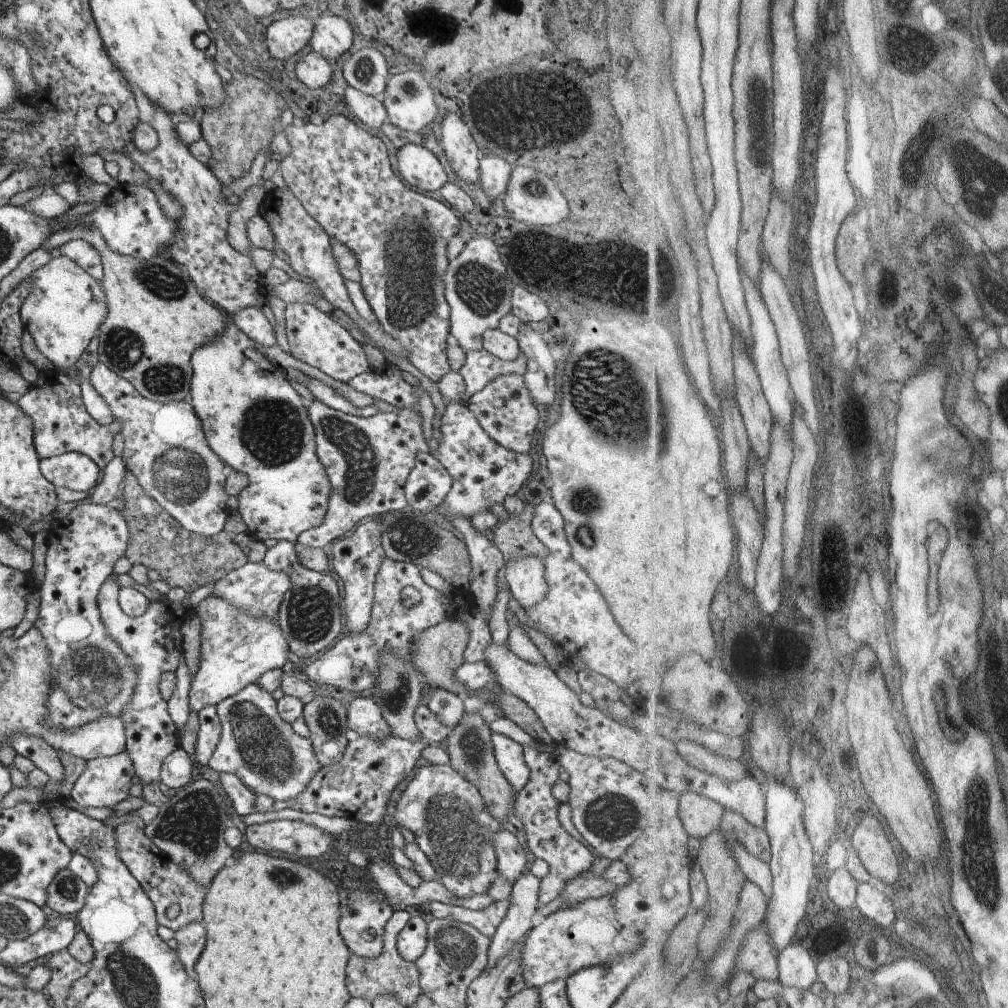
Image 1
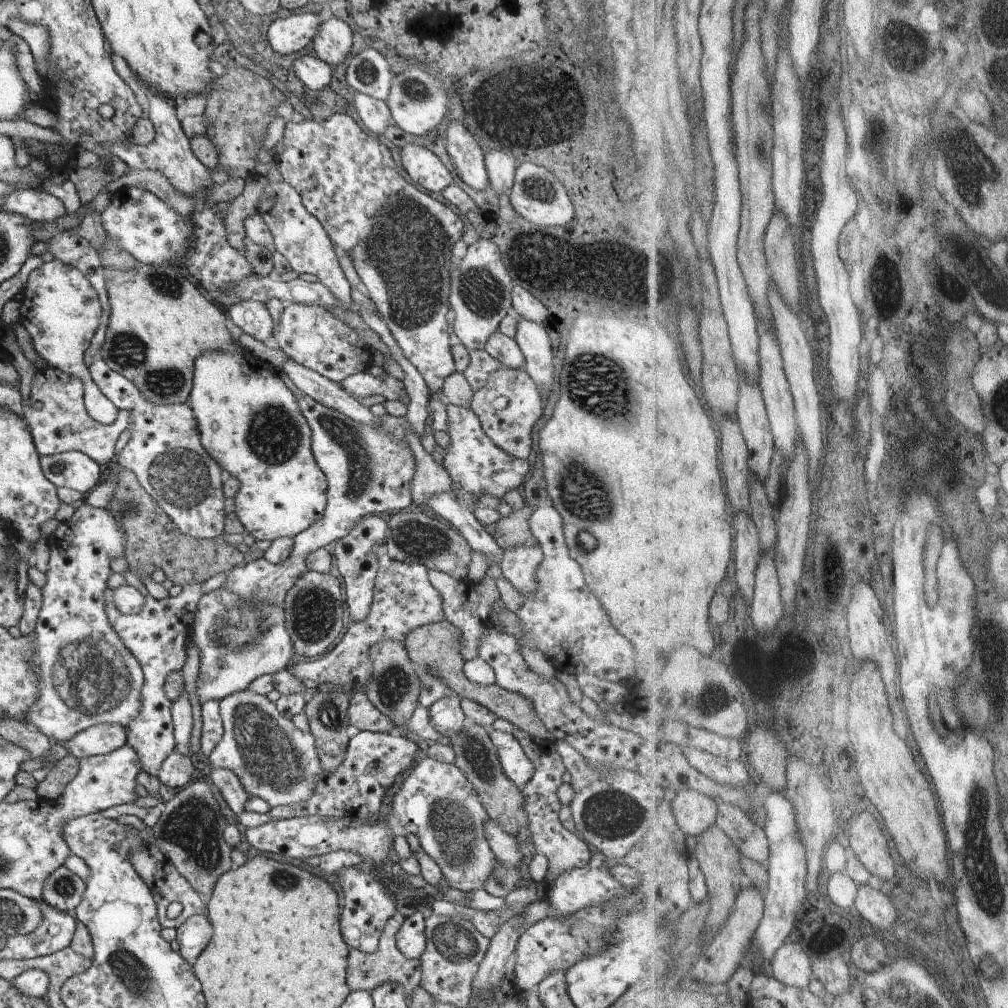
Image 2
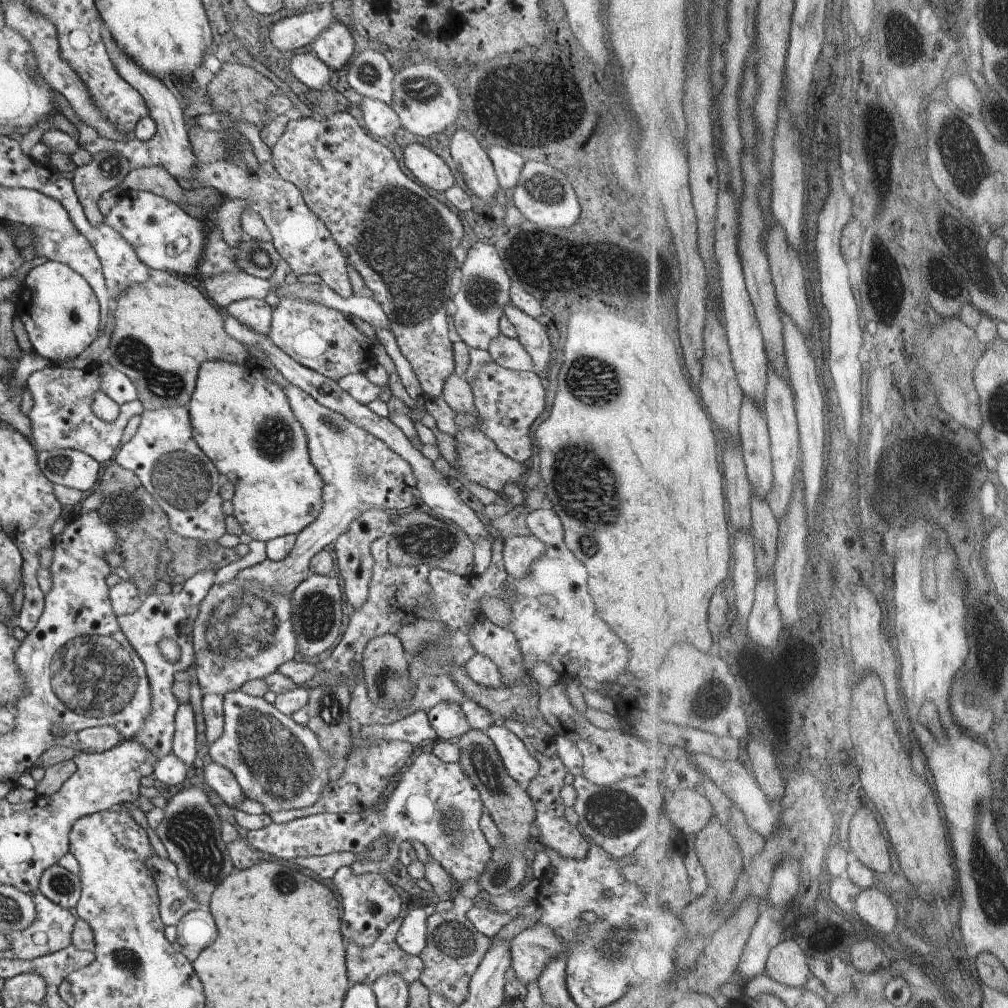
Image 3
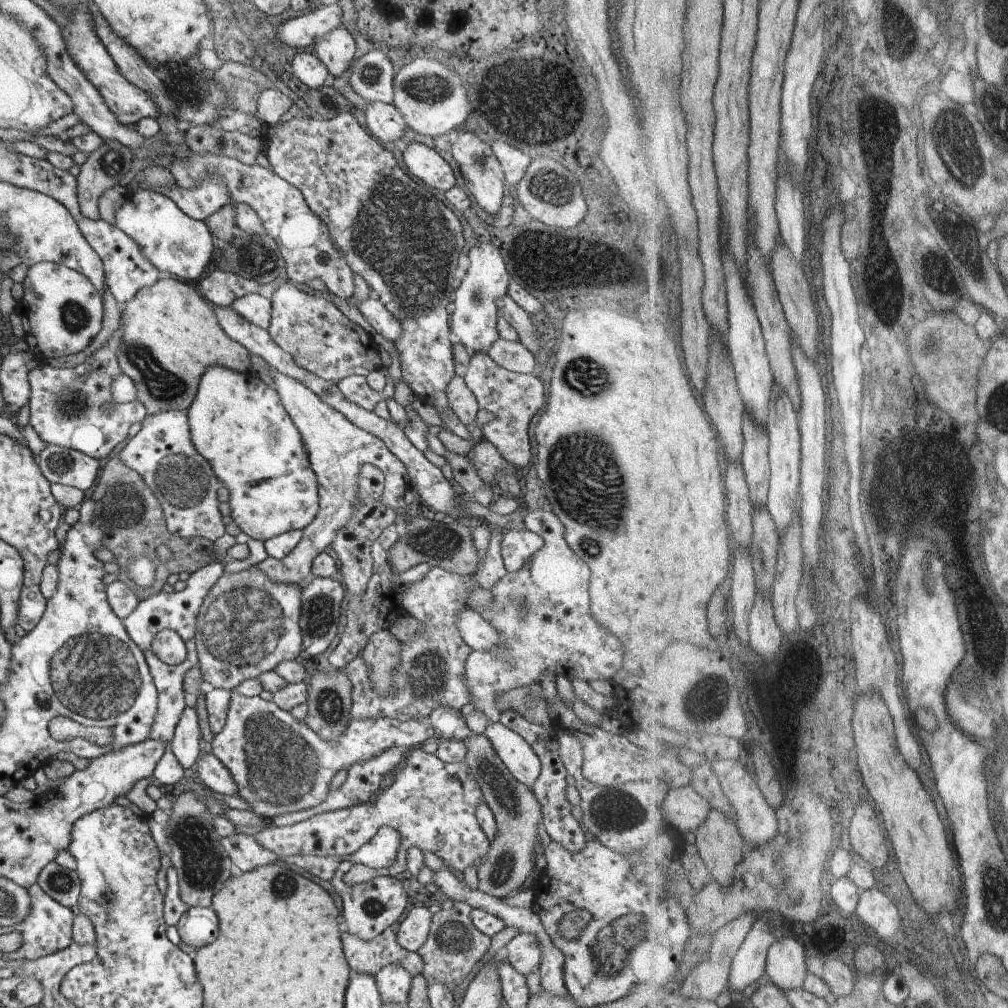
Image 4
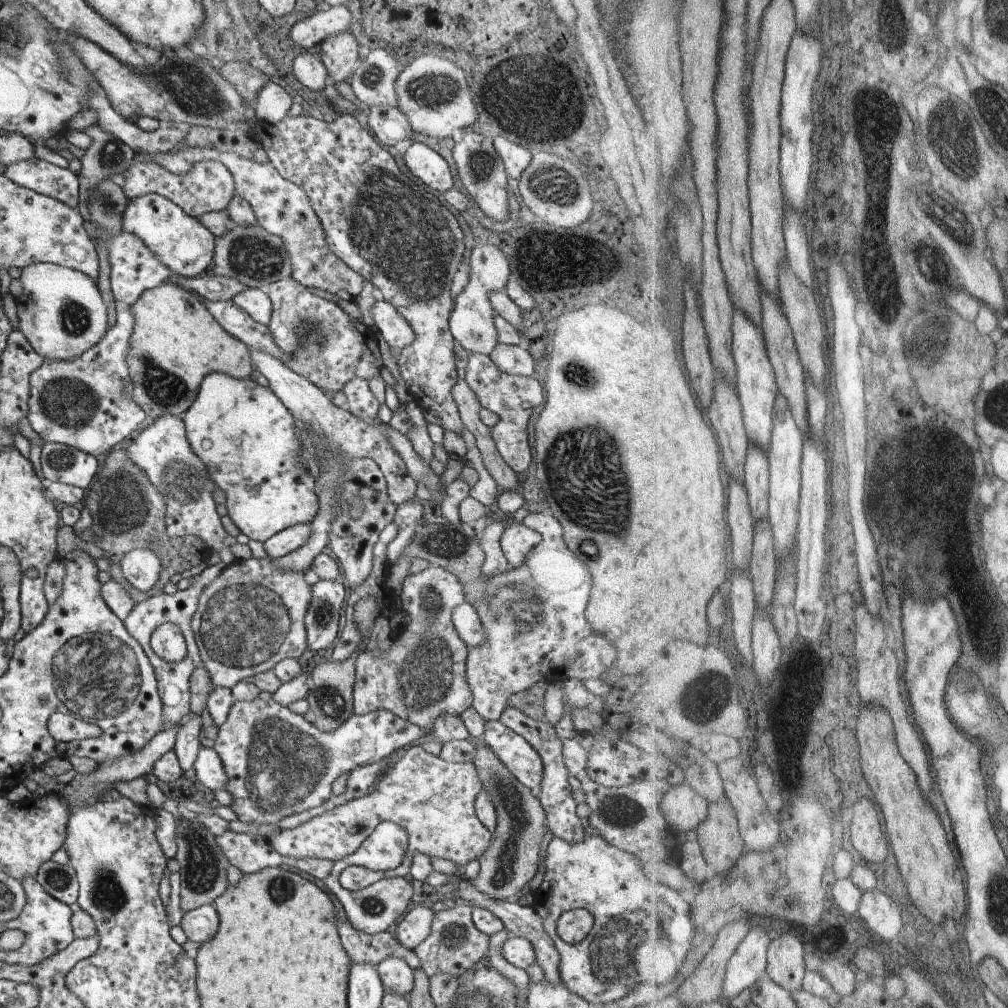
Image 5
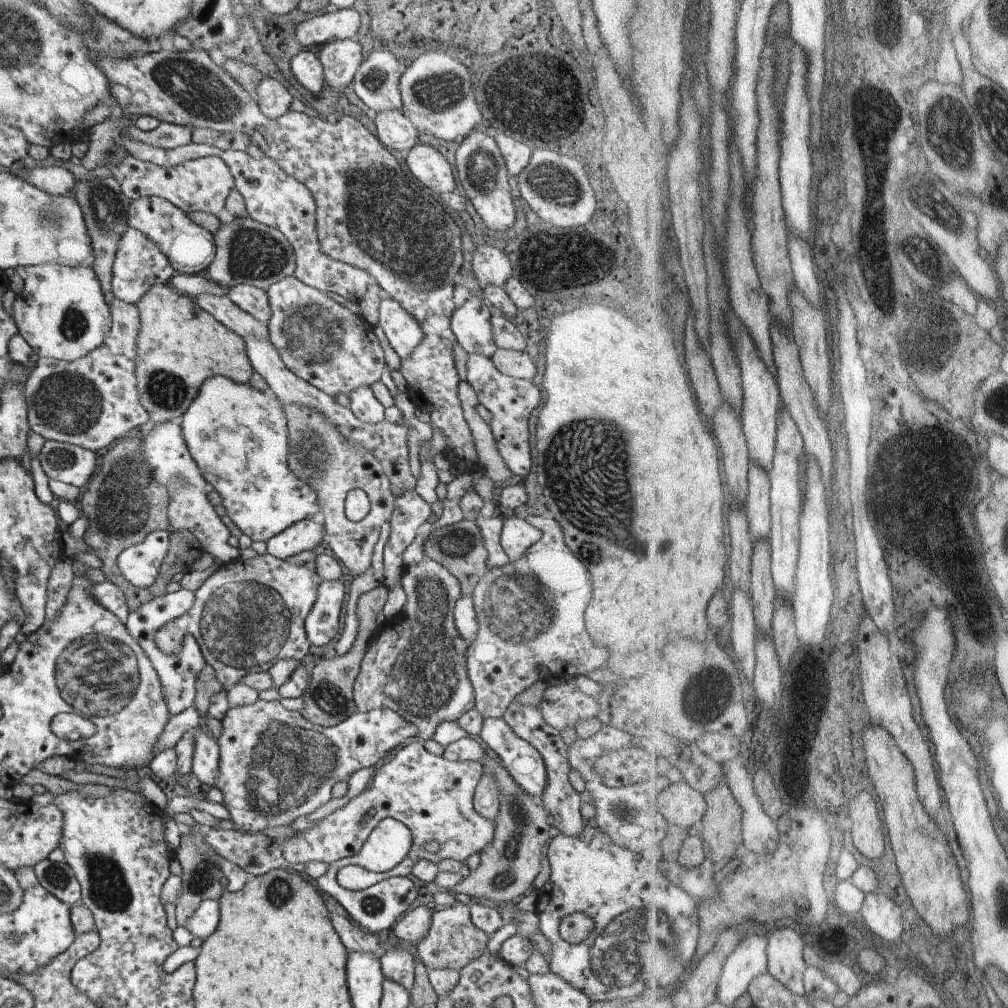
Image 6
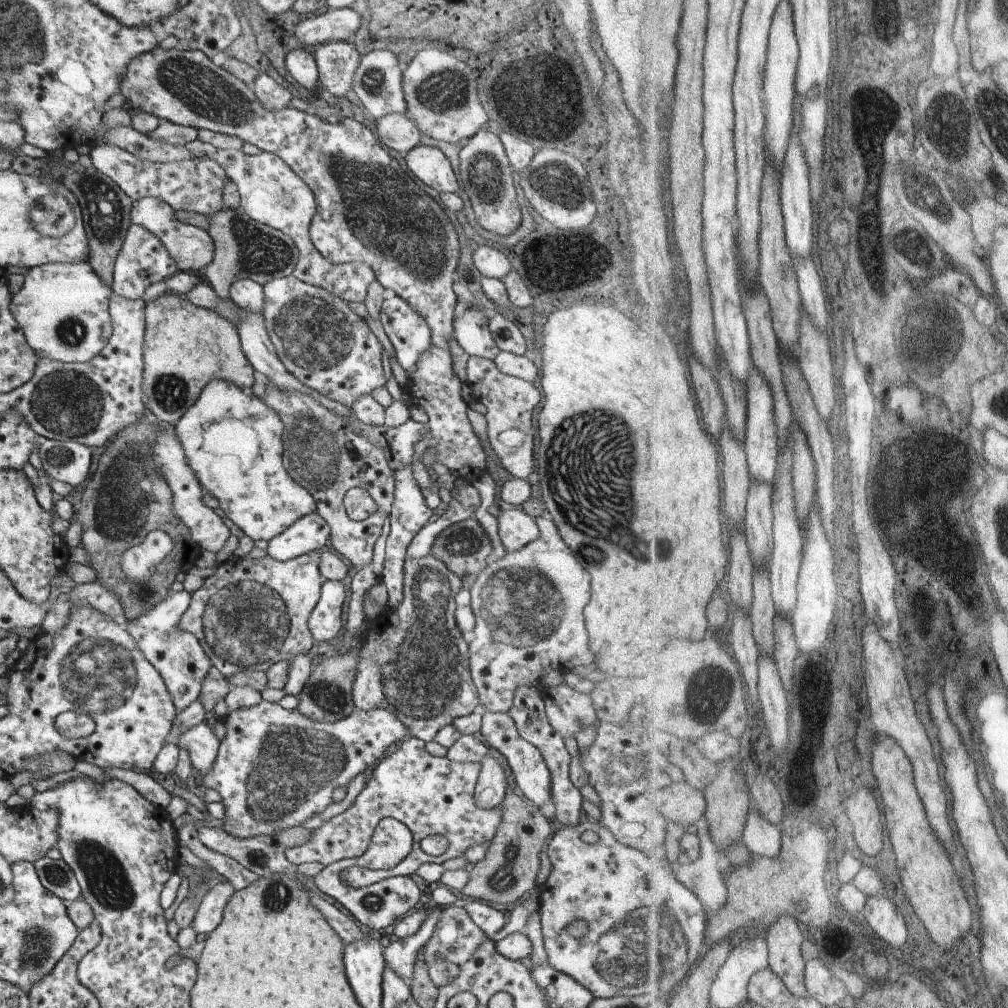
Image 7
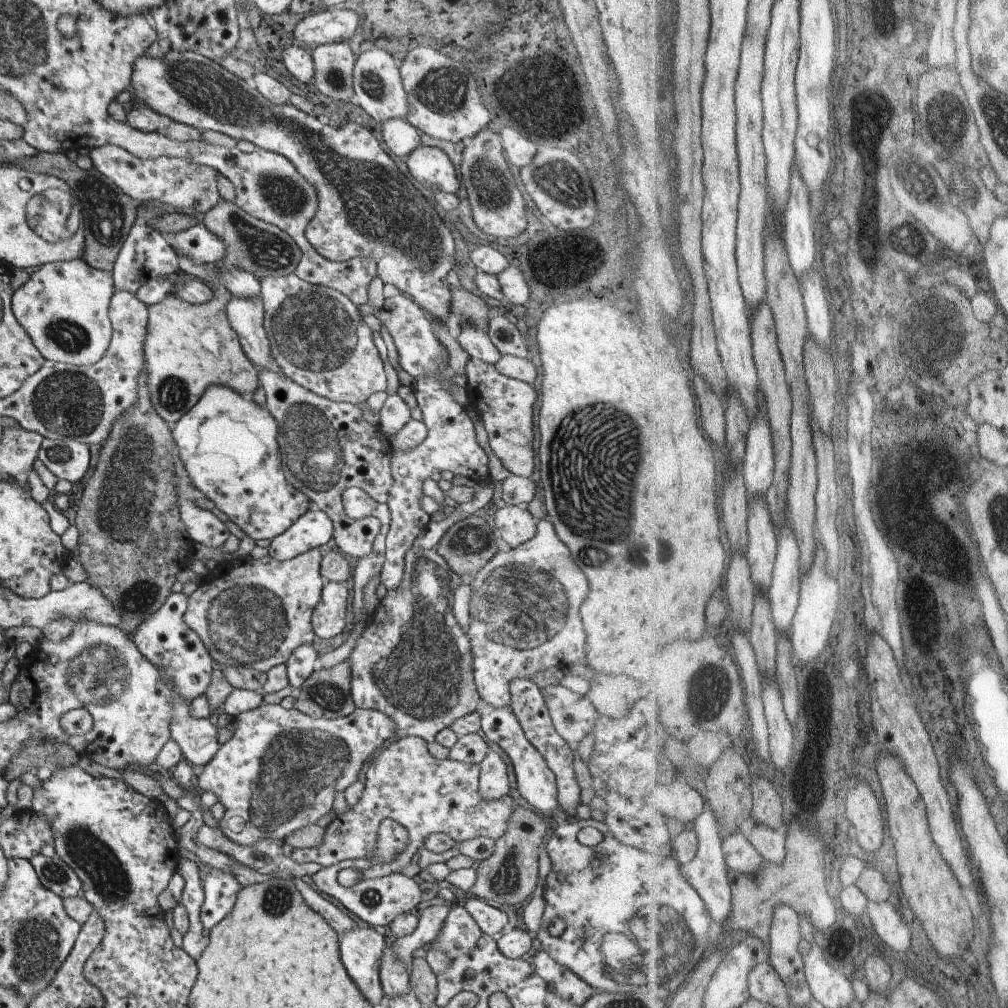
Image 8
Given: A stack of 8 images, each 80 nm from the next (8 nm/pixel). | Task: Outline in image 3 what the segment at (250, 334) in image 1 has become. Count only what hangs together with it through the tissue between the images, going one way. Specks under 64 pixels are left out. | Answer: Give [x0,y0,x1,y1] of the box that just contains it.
[226,299,273,336]

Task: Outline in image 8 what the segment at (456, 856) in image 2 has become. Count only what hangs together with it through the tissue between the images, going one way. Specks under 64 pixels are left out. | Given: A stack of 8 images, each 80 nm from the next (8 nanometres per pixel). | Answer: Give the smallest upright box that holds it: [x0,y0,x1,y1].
[291,738,515,881]

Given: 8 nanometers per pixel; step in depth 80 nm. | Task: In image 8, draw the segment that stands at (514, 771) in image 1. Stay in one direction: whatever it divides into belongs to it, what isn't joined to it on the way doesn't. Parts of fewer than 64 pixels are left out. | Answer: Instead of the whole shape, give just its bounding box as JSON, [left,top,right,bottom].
[477,700,560,822]

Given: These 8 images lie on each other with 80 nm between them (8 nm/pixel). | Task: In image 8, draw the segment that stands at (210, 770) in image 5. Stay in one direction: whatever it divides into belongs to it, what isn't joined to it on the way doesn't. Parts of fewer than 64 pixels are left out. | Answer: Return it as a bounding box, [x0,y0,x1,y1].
[170,699,220,770]

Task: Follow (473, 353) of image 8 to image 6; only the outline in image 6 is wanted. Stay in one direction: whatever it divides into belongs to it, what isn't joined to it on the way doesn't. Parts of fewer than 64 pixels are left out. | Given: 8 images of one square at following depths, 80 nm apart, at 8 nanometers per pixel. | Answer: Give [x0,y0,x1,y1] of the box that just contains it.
[450,296,497,358]

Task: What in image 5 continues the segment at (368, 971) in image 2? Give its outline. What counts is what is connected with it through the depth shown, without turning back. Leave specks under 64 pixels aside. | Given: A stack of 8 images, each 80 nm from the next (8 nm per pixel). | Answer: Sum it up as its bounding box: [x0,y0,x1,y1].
[337,921,421,971]

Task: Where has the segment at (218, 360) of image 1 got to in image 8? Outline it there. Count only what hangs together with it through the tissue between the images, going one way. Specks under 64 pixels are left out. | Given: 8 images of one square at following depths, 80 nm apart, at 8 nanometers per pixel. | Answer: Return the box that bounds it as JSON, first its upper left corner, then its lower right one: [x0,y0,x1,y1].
[172,385,313,541]

